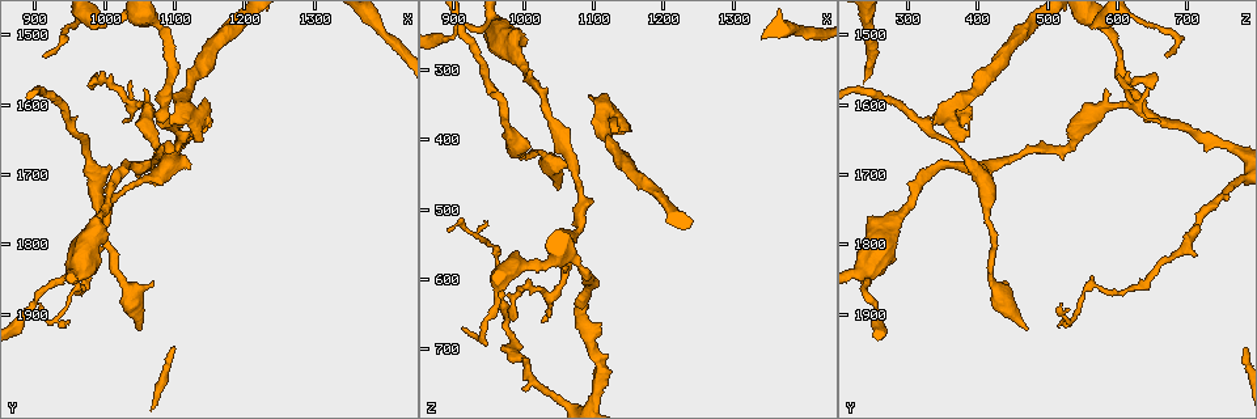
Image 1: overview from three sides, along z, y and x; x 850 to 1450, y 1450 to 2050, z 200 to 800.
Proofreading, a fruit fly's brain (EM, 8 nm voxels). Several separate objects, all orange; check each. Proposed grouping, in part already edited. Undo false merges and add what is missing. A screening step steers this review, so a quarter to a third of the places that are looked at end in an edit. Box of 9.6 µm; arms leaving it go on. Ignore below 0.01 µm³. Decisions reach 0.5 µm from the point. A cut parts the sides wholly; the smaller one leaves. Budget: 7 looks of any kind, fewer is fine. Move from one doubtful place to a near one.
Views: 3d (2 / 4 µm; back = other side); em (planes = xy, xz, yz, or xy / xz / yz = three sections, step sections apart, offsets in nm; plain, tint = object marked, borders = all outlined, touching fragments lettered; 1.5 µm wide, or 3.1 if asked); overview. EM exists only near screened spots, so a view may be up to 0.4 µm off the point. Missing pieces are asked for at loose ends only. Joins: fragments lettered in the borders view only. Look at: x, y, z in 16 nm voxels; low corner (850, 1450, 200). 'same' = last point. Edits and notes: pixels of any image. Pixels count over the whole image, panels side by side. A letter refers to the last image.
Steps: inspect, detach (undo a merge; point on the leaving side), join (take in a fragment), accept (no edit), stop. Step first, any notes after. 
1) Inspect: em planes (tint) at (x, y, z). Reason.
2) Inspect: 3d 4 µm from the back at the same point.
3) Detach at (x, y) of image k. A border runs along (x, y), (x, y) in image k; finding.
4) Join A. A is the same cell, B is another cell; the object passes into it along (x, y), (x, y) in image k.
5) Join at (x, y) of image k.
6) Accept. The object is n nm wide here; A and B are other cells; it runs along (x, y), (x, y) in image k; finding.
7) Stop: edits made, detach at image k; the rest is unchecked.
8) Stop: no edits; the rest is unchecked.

Inspect: em yz step 4 (tint) at (1095, 1620, 335). Free end.

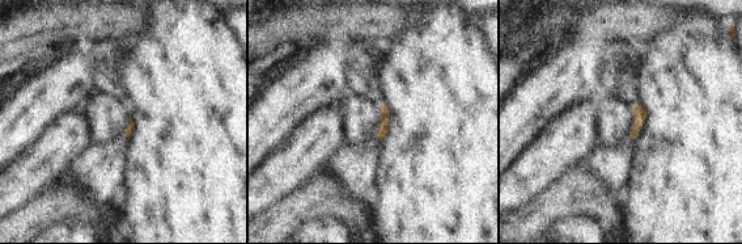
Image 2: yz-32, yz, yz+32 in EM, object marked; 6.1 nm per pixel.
Inspect: em yz step 4 (borders) at the same point. See the neighbours.

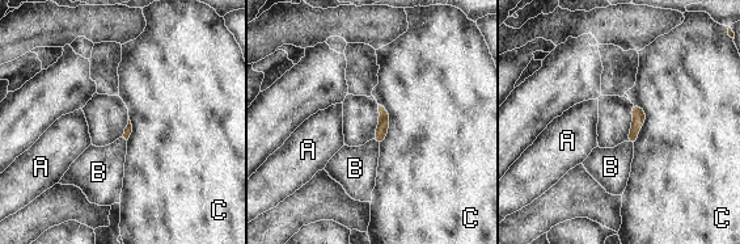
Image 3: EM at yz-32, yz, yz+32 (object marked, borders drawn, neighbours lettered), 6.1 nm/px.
Join B. The longest contact is with C, 260 nm; B is the same cell, A and C are other cells; the object passes into it along (638, 113), (630, 143), (610, 167) in image 3; it goes on there.

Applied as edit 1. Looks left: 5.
Inspect: 3d 4 µm at (1065, 1605, 575). Calibre changes.

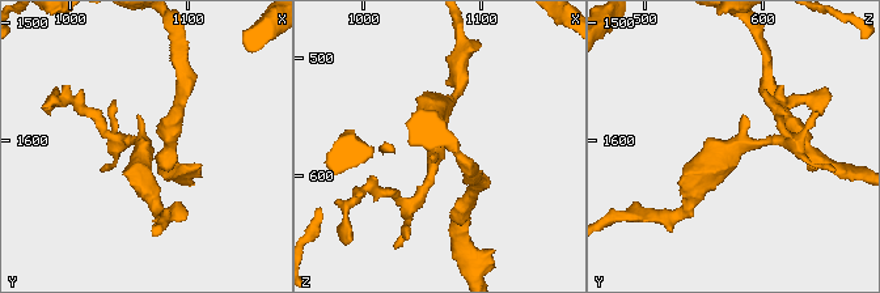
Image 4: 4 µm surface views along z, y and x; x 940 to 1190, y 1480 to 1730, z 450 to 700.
Inspect: em planes (borders) at (1062, 1604, 574).

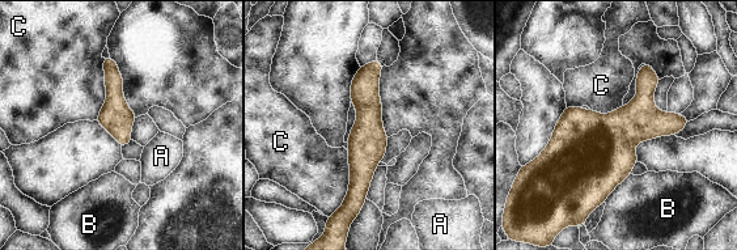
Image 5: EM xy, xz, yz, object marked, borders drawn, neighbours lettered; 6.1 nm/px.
Accept. A, B and C are other cells; one neuron here.

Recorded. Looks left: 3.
Inspect: em yz step 8 (tint) at (890, 1895, 530). Branch stops here.

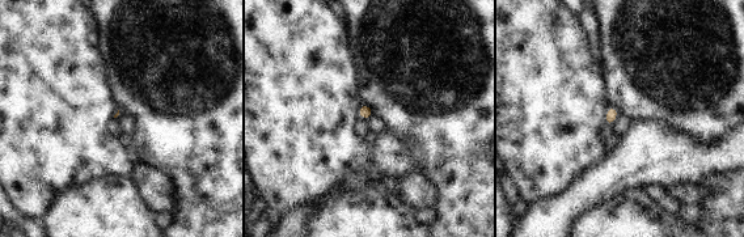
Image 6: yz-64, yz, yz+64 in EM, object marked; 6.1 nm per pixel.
Inspect: em xy step 4 (borders) at the same point. Cut it another way.

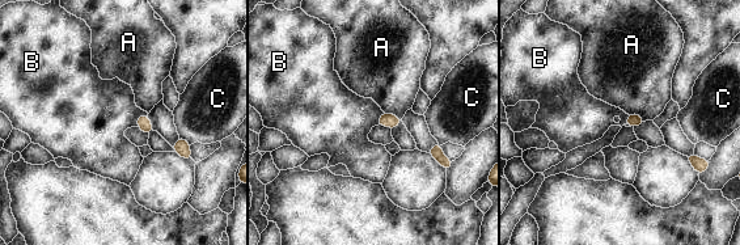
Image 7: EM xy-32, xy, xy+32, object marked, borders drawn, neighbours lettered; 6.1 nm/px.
Accept. A, B and C are other cells; a border runs along (147, 114), (136, 119), (138, 126) in image 7; no lettered fragment goes on from it.

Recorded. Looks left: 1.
Stop: edits made, join at image 3; the rest is unchecked.

